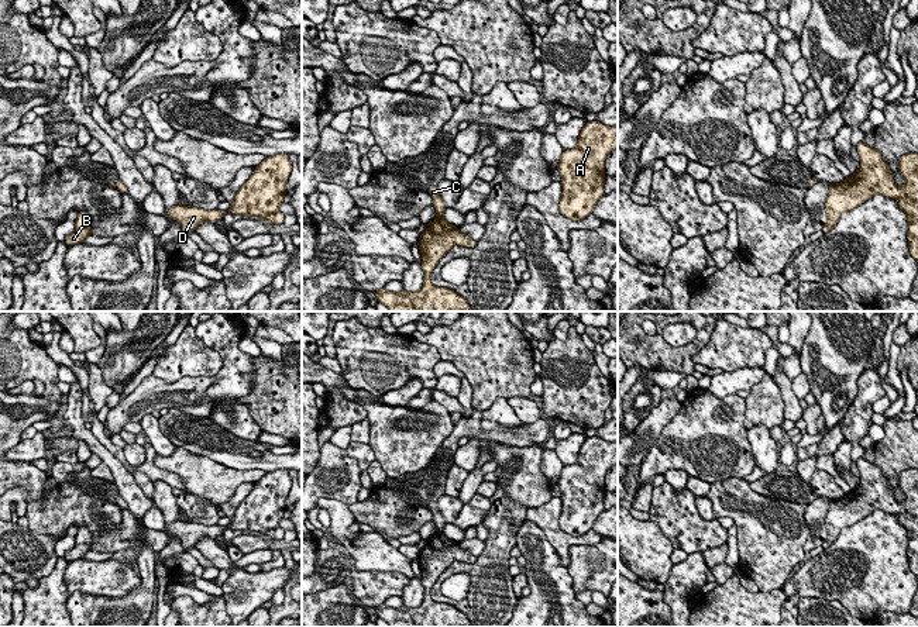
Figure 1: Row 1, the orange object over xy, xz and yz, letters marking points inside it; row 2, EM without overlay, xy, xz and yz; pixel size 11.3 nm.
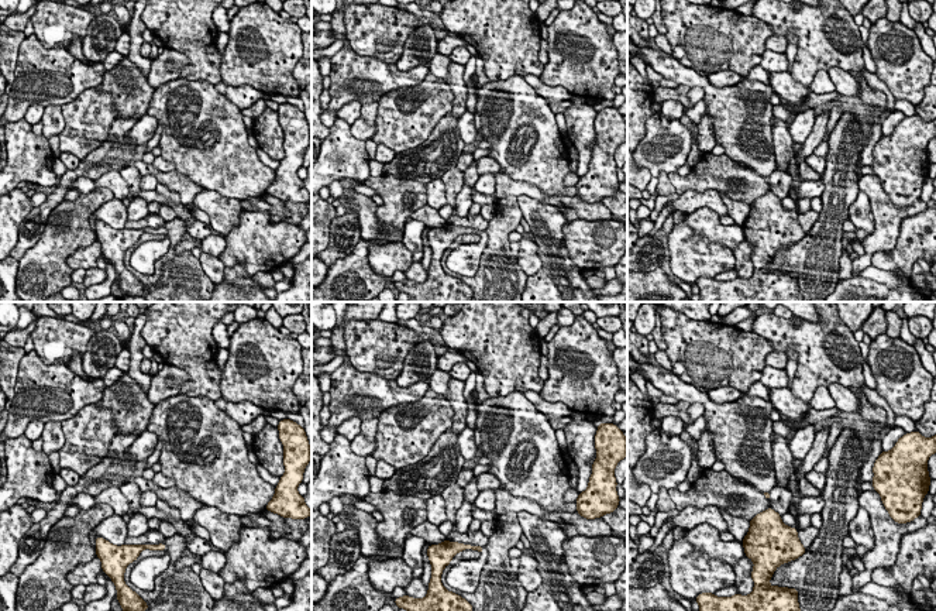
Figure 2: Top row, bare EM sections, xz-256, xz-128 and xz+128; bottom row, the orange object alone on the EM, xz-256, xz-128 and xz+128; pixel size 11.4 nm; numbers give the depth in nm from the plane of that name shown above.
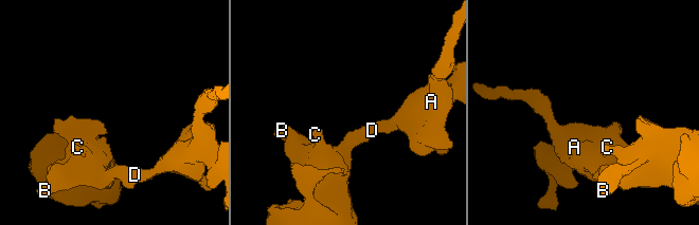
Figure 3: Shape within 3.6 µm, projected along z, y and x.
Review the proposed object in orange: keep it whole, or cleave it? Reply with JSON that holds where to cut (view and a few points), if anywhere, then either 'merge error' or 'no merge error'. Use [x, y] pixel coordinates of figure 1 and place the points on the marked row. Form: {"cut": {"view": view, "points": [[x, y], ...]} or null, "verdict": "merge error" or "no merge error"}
{"cut": null, "verdict": "no merge error"}

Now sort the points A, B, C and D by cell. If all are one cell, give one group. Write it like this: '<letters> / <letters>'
A B C D

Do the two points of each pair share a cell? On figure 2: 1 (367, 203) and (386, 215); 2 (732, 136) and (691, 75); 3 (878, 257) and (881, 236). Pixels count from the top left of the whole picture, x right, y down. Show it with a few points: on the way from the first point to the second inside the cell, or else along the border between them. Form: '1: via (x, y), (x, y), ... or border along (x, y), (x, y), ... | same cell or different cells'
1: border along (377, 206), (377, 218), (384, 225), (402, 229) | different cells
2: via (732, 120), (732, 113), (706, 88) | same cell
3: border along (883, 250), (877, 250), (873, 254), (870, 264) | different cells

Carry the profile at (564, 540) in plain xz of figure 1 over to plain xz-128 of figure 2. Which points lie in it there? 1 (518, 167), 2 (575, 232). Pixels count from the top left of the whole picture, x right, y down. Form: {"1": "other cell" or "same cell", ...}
{"1": "other cell", "2": "other cell"}

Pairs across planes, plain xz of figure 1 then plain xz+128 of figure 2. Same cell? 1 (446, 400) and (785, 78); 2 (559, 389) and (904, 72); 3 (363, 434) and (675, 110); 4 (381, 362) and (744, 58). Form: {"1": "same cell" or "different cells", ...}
{"1": "same cell", "2": "same cell", "3": "different cells", "4": "same cell"}

